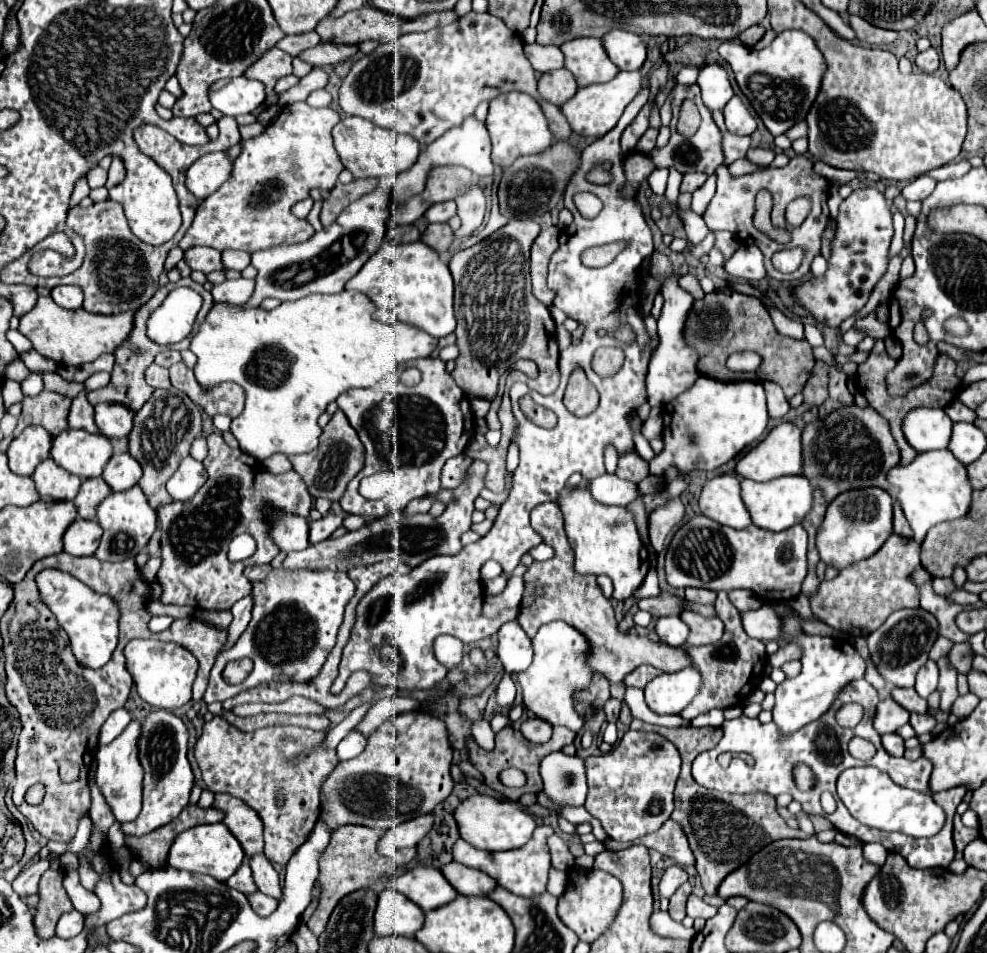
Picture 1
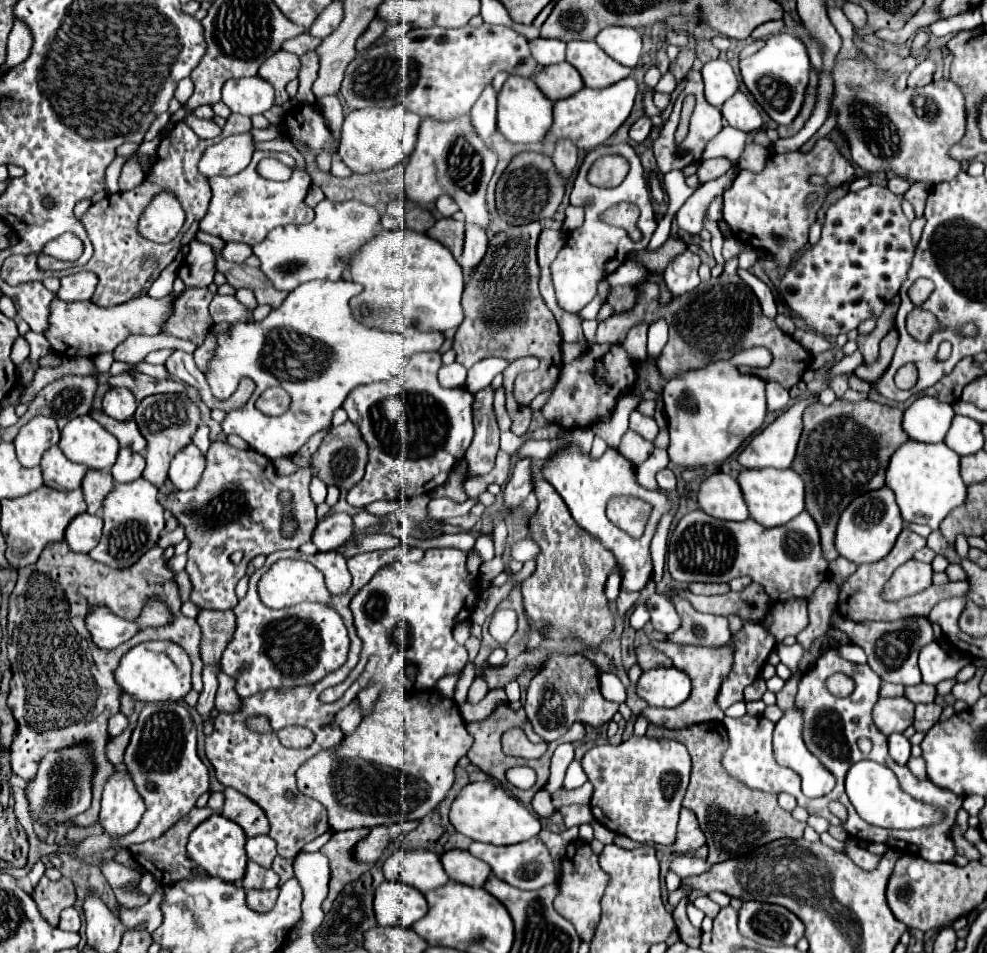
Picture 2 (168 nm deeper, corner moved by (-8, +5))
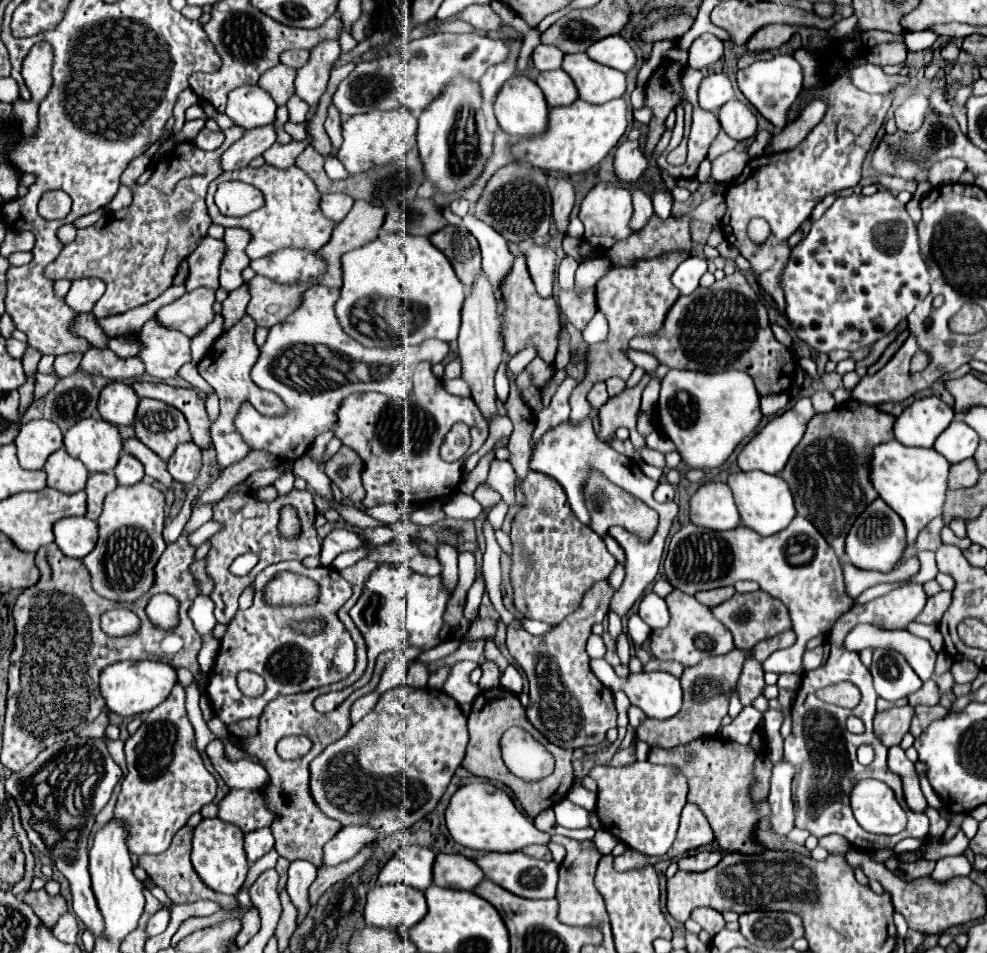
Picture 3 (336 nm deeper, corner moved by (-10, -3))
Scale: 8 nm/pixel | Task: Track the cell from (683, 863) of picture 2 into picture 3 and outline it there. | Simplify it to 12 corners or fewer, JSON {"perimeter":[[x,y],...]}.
{"perimeter":[[700,851],[678,859],[684,871],[706,871],[718,865],[720,851]]}

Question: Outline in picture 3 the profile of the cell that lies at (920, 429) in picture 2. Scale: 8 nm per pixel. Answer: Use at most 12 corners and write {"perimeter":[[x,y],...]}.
{"perimeter":[[932,395],[896,417],[894,437],[932,447],[950,425],[952,407]]}

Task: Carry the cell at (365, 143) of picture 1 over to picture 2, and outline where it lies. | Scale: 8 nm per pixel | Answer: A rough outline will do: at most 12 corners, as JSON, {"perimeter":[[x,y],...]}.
{"perimeter":[[404,105],[350,111],[338,155],[354,173],[412,155],[420,117]]}

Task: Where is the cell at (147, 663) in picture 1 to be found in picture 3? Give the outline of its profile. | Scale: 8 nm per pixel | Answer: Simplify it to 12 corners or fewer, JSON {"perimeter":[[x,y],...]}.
{"perimeter":[[120,661],[100,673],[110,713],[152,711],[178,681],[162,661]]}

